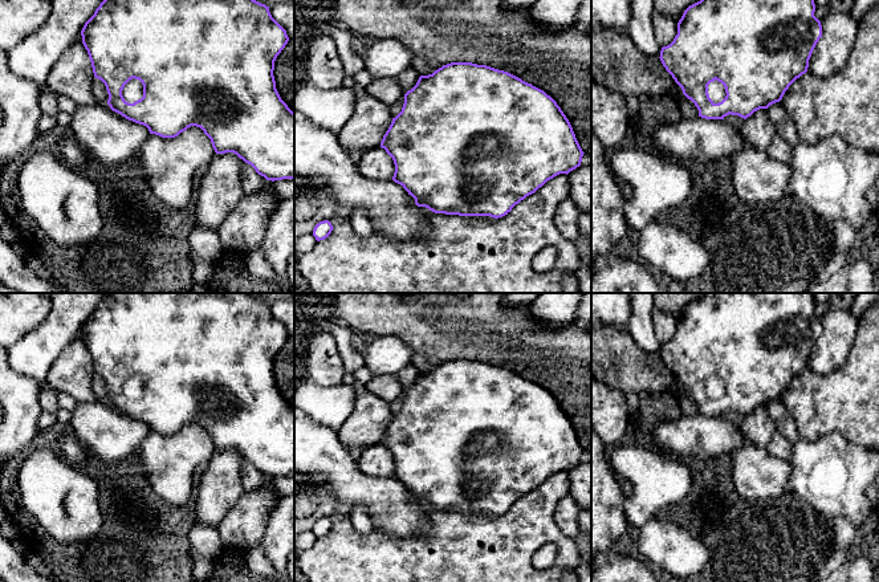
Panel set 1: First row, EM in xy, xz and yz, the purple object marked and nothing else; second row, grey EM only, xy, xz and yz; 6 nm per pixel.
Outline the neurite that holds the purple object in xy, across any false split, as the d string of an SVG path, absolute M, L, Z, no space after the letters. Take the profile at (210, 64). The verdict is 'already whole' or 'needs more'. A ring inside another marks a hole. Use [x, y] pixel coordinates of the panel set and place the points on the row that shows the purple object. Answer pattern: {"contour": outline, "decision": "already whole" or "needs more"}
{"contour": "M103 0L99 4L99 7L95 9L94 15L85 23L81 30L81 36L82 36L82 44L88 50L91 62L94 77L101 80L105 84L109 94L107 105L113 111L121 114L129 121L146 126L150 134L155 134L162 138L175 138L191 126L200 127L204 131L204 134L211 139L212 147L216 154L225 154L225 152L236 154L245 163L251 164L256 170L256 172L264 176L266 180L272 180L272 182L282 180L282 179L294 180L294 113L281 99L276 89L276 81L273 76L274 61L277 56L281 53L281 50L285 48L285 45L288 44L289 37L286 34L286 30L272 17L269 12L269 7L256 0Z", "decision": "needs more"}

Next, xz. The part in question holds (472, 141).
{"contour": "M451 62L443 65L432 74L420 76L416 85L404 94L402 111L392 118L388 130L383 135L381 147L384 148L394 160L395 172L392 180L400 184L408 195L415 199L418 207L426 207L435 213L491 216L495 219L508 215L516 204L534 194L548 180L559 174L567 175L570 171L579 167L585 154L569 119L550 95L508 72L472 62Z", "decision": "already whole"}

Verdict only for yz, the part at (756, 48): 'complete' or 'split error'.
split error

